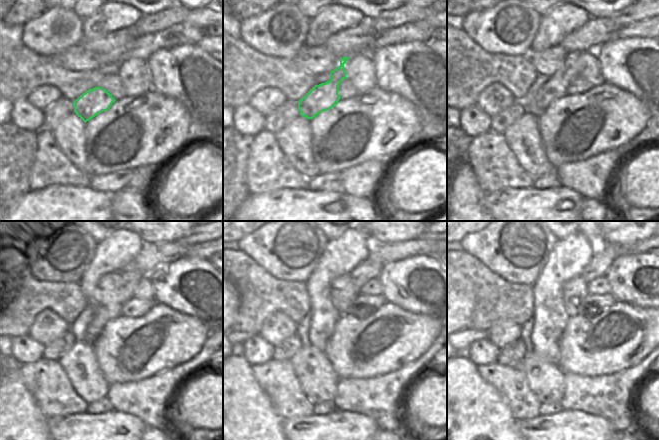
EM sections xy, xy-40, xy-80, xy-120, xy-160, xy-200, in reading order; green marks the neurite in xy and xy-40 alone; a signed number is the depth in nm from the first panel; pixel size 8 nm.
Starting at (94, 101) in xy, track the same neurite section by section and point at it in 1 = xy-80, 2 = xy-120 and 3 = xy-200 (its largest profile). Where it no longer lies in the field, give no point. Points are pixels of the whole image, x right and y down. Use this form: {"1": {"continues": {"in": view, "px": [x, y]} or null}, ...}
{"1": {"continues": {"in": "xy-80", "px": [554, 88]}}, "2": {"continues": {"in": "xy-120", "px": [102, 314]}}, "3": {"continues": {"in": "xy-200", "px": [607, 253]}}}

